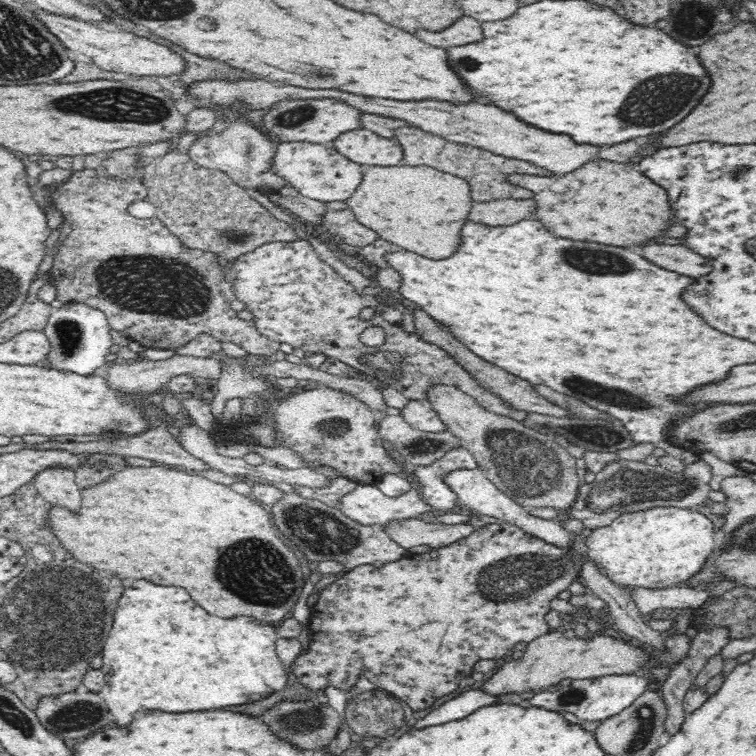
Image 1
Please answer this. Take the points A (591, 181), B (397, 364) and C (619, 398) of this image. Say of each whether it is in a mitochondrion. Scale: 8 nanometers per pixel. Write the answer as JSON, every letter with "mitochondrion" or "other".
{"A":"other","B":"mitochondrion","C":"mitochondrion"}

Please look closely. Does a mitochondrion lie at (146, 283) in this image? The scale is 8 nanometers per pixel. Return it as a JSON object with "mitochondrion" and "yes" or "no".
{"mitochondrion":"yes"}

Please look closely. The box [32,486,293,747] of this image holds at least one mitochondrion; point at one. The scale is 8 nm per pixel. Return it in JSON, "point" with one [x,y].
{"point":[81,714]}

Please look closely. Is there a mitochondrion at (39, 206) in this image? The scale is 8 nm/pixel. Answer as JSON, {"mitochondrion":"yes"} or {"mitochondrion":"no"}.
{"mitochondrion":"no"}

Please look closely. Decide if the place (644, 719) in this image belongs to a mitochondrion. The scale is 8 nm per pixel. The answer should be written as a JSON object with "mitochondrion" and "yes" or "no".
{"mitochondrion":"yes"}

